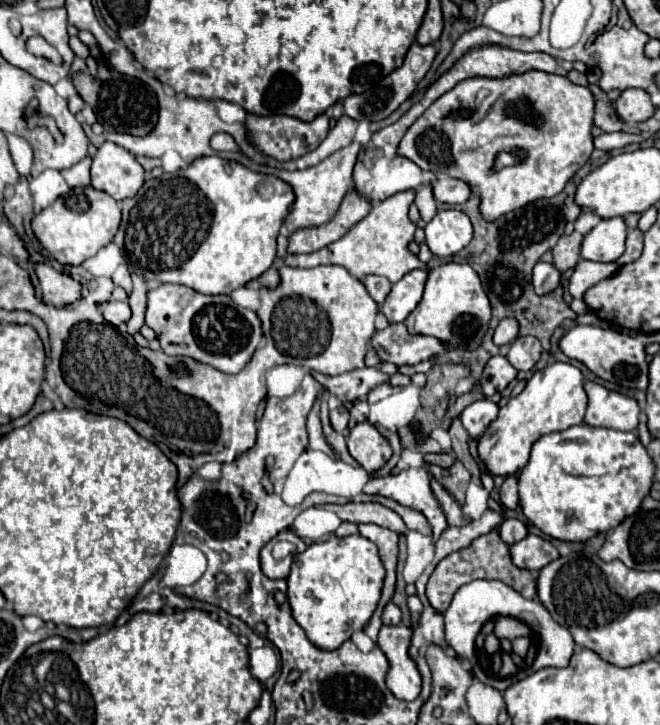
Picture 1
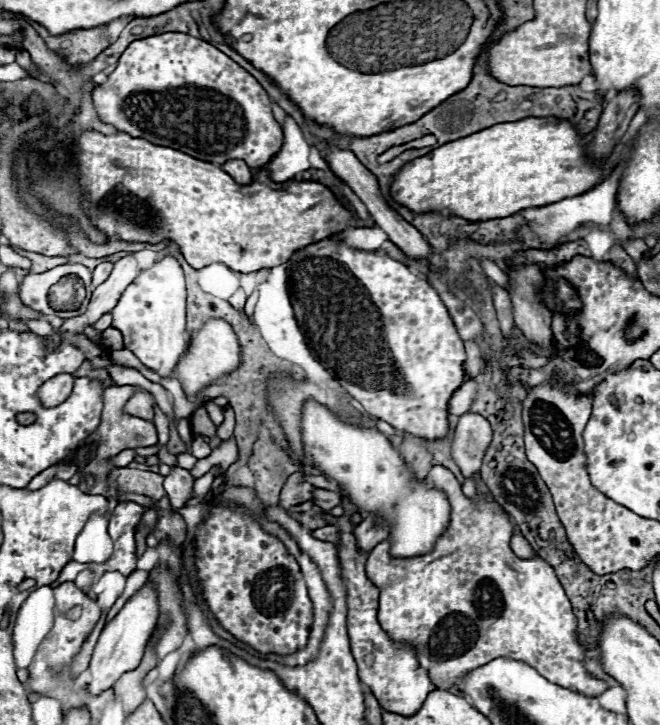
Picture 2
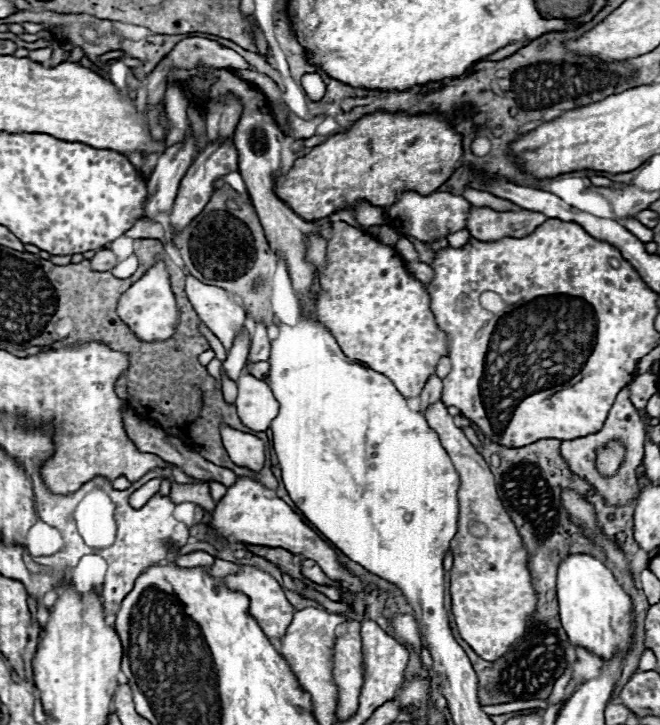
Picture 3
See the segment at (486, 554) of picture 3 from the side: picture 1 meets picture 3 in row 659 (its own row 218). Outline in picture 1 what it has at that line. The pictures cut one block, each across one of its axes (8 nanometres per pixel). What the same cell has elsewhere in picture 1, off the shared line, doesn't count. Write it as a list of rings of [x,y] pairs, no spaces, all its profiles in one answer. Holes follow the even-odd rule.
[[[528,70],[528,72],[522,72],[522,74],[510,74],[510,76],[504,76],[504,78],[482,78],[482,76],[476,76],[476,78],[468,78],[468,80],[462,80],[458,82],[450,92],[446,92],[446,96],[440,96],[410,128],[408,132],[404,134],[400,146],[398,146],[398,154],[412,160],[414,164],[418,164],[420,168],[430,168],[430,170],[444,170],[448,176],[452,178],[458,178],[462,182],[466,182],[474,194],[480,196],[480,204],[478,204],[478,210],[482,214],[482,218],[486,222],[494,222],[498,220],[500,216],[504,216],[506,212],[512,212],[516,208],[522,208],[534,200],[540,200],[540,198],[552,198],[556,194],[560,194],[566,186],[566,182],[590,160],[590,154],[594,150],[594,144],[592,144],[592,134],[590,134],[590,128],[592,128],[592,116],[594,116],[594,98],[592,98],[592,92],[584,86],[578,86],[578,84],[572,84],[566,76],[558,76],[558,74],[548,74],[548,72],[542,72],[542,70]],[[524,100],[526,104],[532,106],[532,116],[536,120],[530,120],[530,118],[518,118],[518,116],[512,116],[510,114],[510,108]],[[512,150],[522,150],[528,158],[512,164],[512,166],[506,166],[502,170],[496,170],[494,168],[494,162],[496,158],[492,158],[492,154],[500,154],[500,152],[512,152]]]

